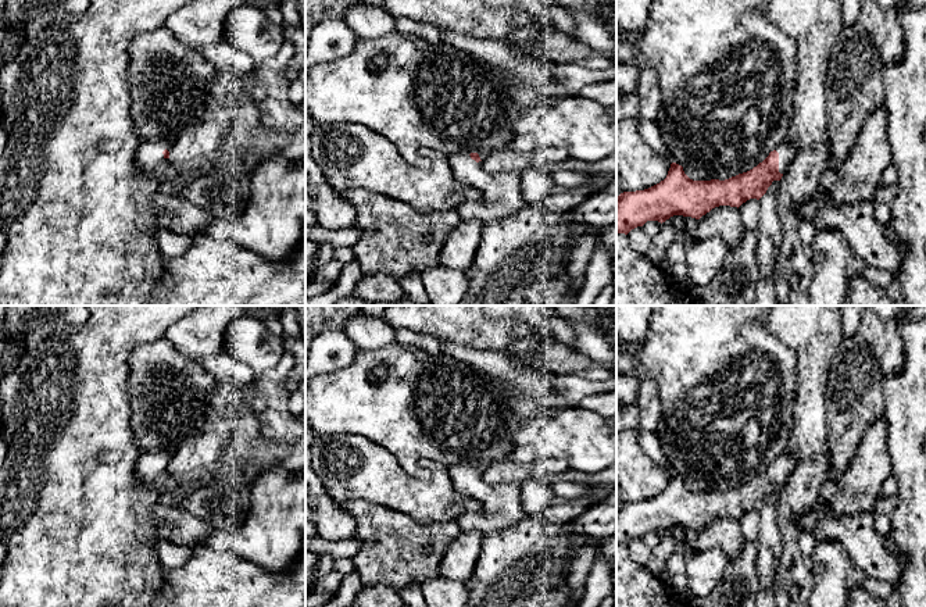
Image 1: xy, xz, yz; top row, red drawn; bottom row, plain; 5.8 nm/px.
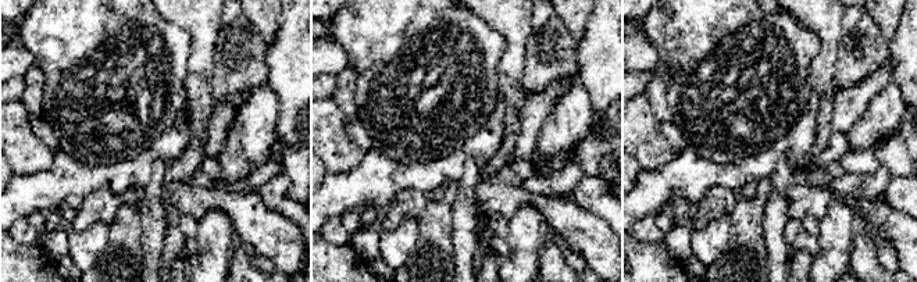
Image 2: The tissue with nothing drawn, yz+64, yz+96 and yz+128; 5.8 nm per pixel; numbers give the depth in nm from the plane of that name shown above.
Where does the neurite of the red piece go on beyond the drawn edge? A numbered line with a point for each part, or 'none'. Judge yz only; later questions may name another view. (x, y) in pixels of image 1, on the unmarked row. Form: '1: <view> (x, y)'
1: yz (786, 461)

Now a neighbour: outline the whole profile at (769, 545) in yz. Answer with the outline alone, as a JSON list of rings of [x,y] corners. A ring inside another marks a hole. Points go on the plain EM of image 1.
[[[773,492],[766,504],[758,511],[757,574],[759,589],[757,607],[777,607],[775,578],[783,550],[777,506],[779,492]]]

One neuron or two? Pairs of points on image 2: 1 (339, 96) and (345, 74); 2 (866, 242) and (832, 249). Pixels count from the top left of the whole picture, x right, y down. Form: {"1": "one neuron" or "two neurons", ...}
{"1": "one neuron", "2": "two neurons"}

